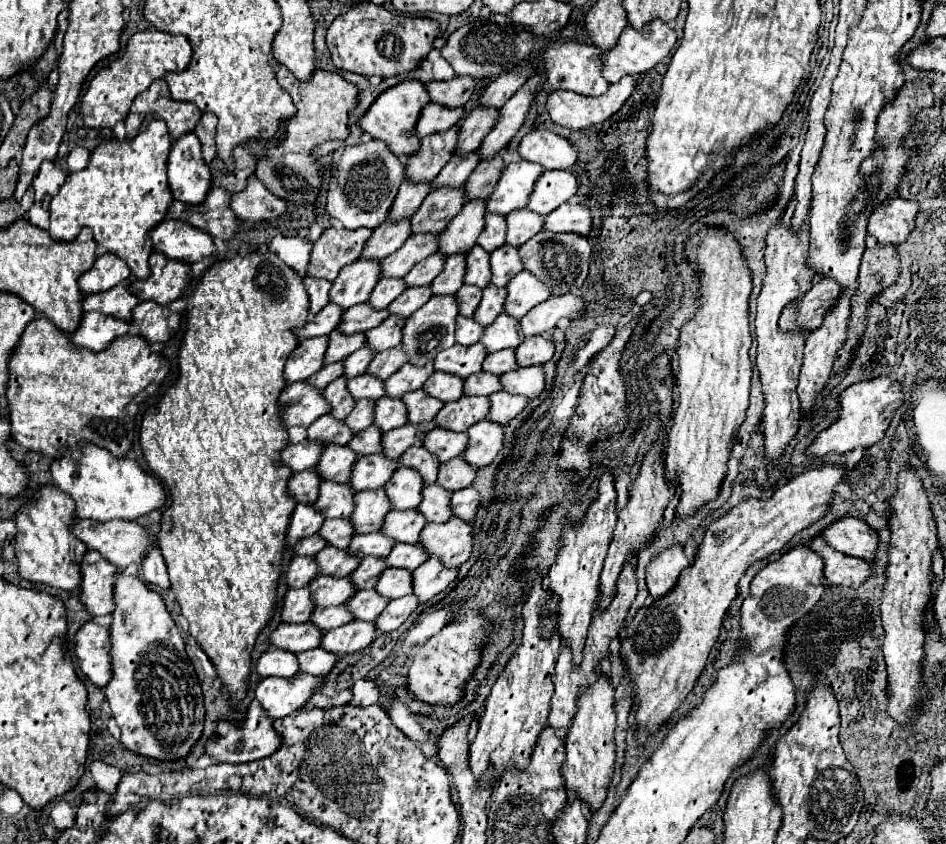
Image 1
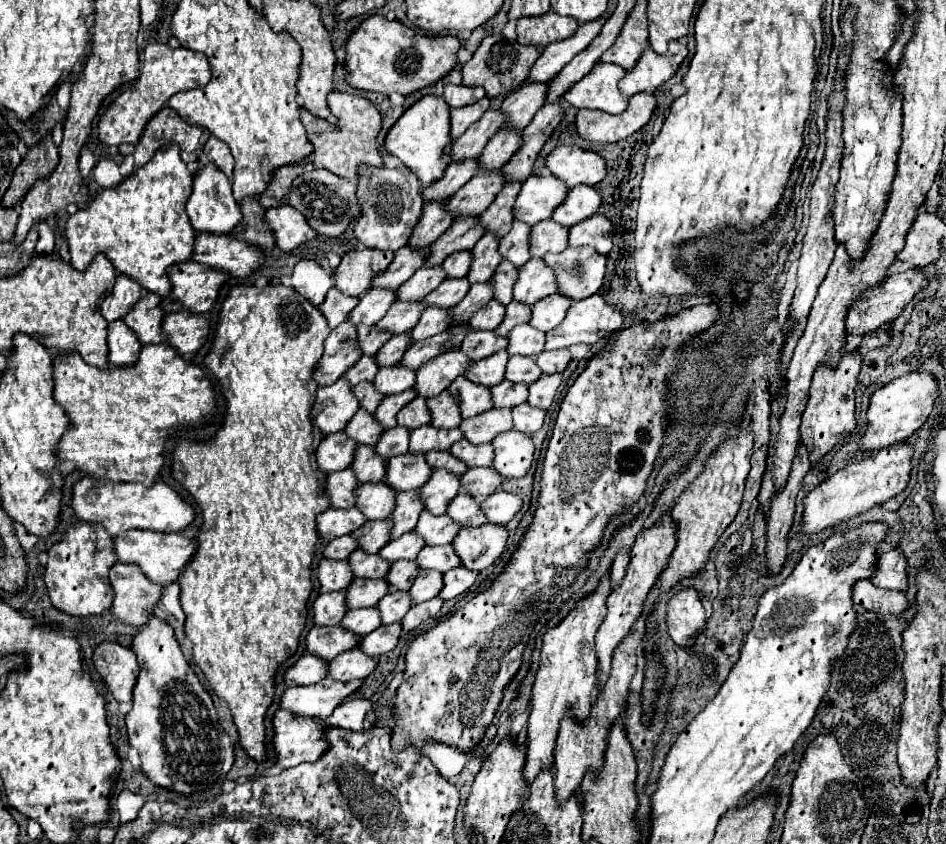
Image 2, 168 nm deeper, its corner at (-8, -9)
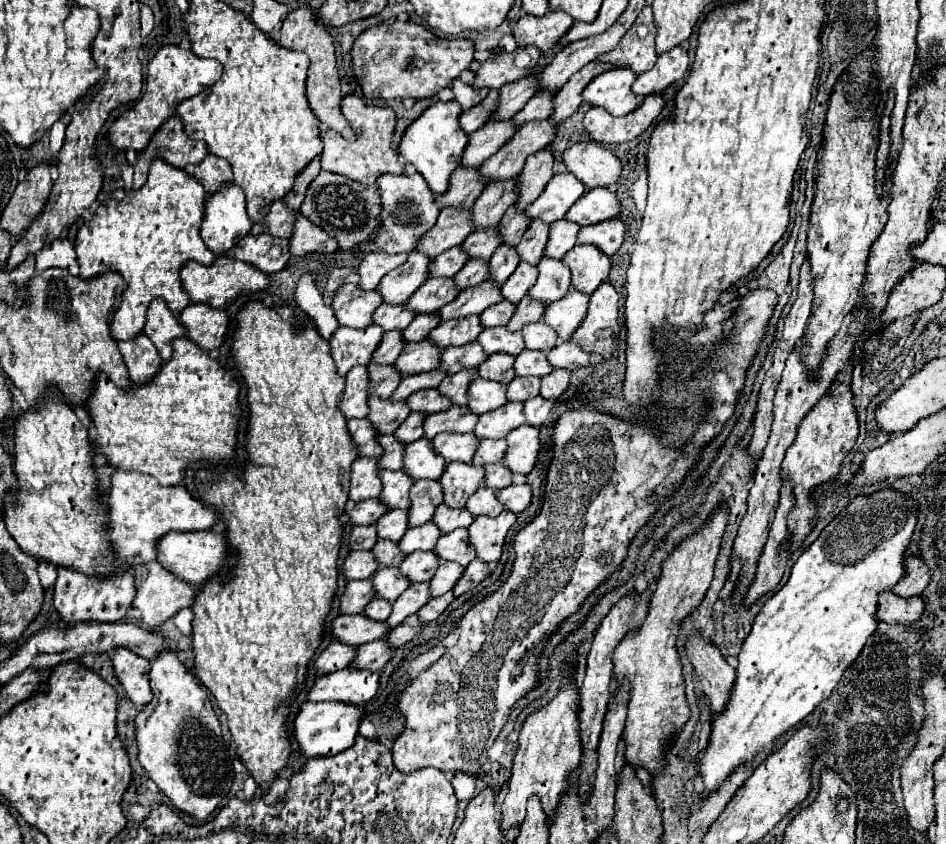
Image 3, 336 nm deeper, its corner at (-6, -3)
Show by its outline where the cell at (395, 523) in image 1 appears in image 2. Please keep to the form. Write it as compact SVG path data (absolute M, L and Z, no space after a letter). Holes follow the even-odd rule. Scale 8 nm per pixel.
M421 512L417 526L413 528L415 534L419 534L427 546L441 546L441 544L449 544L455 536L457 530L461 526L457 526L449 516L433 516L429 512Z

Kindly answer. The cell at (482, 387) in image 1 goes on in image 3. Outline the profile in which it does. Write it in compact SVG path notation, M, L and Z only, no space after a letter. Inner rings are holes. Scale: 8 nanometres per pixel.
M527 376L527 378L515 378L509 386L507 386L507 398L513 402L523 402L529 398L535 398L539 394L541 388L541 378L535 376Z

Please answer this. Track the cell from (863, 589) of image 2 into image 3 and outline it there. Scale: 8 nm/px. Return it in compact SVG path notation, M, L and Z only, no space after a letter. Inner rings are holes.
M893 592L879 594L879 620L887 624L901 624L901 626L915 626L923 616L925 604L919 596L901 598Z

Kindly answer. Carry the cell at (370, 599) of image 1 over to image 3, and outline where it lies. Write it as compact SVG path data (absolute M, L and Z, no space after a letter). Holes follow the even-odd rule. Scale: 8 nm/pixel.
M427 582L421 584L411 584L411 588L407 588L407 592L403 592L395 602L393 602L393 612L389 616L389 624L391 626L399 626L407 616L417 614L423 604L427 604L431 600L431 590Z

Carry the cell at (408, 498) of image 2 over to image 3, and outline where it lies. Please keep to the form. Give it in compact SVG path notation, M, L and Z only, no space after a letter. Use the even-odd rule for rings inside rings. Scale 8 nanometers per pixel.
M417 480L411 488L409 526L421 526L429 522L435 508L443 502L443 486L435 480Z

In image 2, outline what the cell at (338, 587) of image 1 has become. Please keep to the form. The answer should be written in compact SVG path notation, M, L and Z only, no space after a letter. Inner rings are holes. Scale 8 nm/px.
M355 578L345 590L347 594L345 604L349 610L369 608L369 606L375 606L387 592L389 592L389 586L385 586L385 578L379 578L379 580Z

